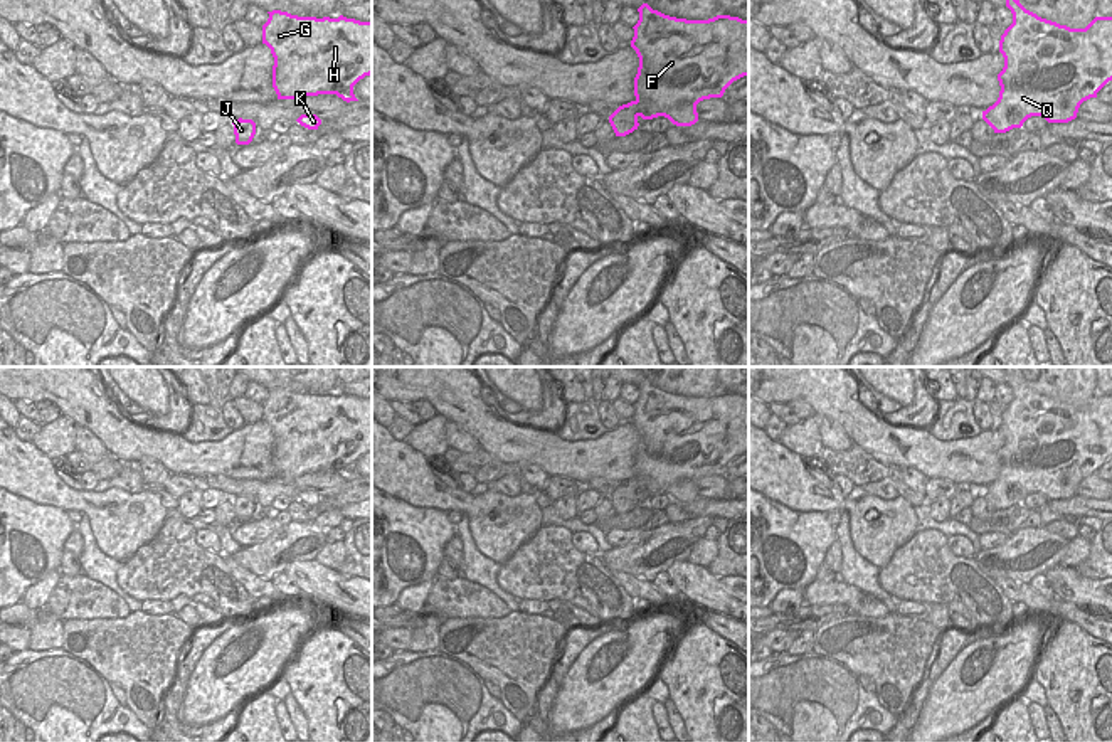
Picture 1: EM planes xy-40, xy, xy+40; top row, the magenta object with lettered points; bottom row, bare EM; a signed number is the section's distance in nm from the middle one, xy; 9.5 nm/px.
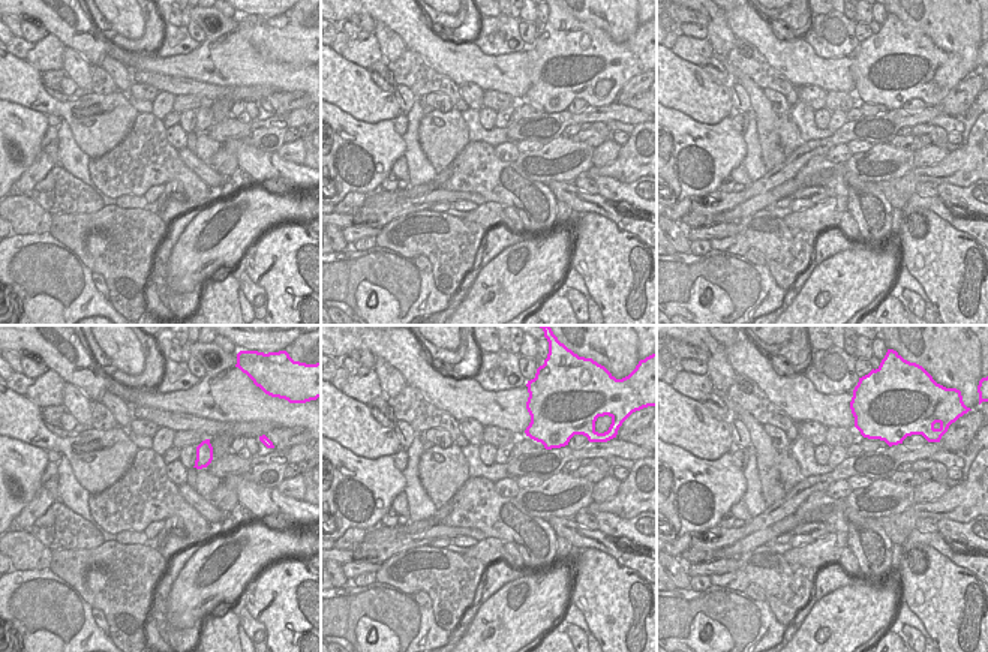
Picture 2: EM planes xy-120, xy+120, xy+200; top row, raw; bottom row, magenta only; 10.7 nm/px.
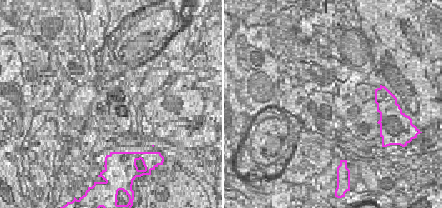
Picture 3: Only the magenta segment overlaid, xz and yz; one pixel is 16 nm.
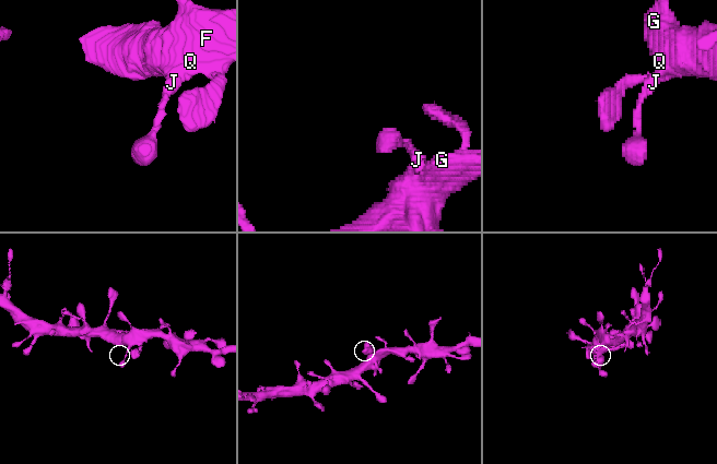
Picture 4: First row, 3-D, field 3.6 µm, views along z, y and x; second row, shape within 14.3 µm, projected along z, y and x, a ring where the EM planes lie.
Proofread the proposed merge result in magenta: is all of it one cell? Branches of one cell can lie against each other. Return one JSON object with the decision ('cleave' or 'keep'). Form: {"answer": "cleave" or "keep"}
{"answer": "keep"}

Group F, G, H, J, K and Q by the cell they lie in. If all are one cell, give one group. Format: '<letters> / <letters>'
F G H J K Q

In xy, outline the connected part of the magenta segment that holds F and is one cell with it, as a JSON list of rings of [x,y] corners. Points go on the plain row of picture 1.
[[[648,380],[639,385],[639,397],[633,404],[631,424],[639,434],[634,454],[636,476],[619,483],[609,500],[616,513],[638,506],[638,495],[668,495],[676,503],[698,498],[696,481],[703,476],[722,474],[737,456],[749,453],[749,397],[717,392],[708,397],[686,397],[653,387]]]

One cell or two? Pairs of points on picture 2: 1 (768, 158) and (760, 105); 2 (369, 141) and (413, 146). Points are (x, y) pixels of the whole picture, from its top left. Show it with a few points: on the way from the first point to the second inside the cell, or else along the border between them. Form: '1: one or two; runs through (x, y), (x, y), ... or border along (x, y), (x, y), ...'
1: one; runs through (768, 144), (765, 119)
2: two; border along (401, 137), (405, 144), (404, 155)

